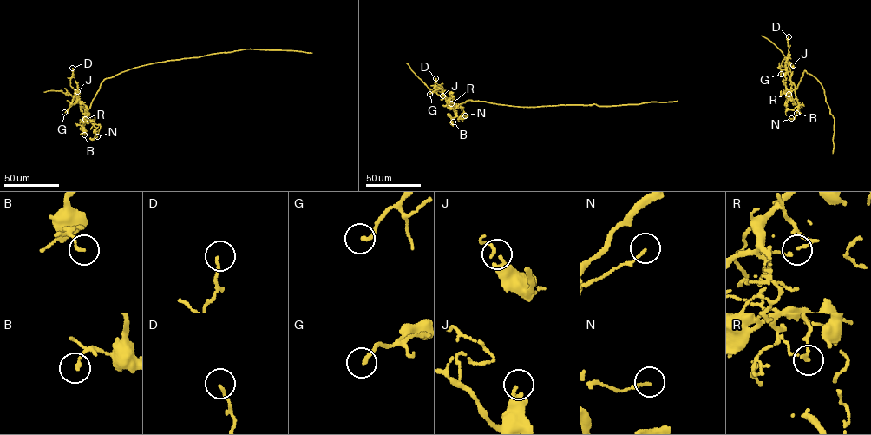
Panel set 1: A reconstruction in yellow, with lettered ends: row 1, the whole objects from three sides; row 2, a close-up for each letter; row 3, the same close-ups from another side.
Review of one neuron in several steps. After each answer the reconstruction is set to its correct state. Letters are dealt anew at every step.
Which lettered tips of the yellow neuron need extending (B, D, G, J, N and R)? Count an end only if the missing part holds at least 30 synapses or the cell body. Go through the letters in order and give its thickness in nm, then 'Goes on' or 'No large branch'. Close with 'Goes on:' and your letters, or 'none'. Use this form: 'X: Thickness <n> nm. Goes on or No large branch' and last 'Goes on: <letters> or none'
B: Thickness 120 nm. No large branch
D: Thickness 110 nm. No large branch
G: Thickness 160 nm. No large branch
J: Thickness 340 nm. No large branch
N: Thickness 100 nm. No large branch
R: Thickness 120 nm. No large branch
Goes on: none

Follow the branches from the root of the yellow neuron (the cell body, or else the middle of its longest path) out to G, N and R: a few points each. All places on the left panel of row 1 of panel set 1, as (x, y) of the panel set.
G: (151, 63), (106, 78), (88, 109), (77, 99), (64, 112)
N: (151, 63), (121, 72), (101, 82), (87, 110), (89, 121), (100, 125), (98, 133), (92, 139), (97, 136)
R: (151, 63), (106, 78), (86, 111), (85, 119)

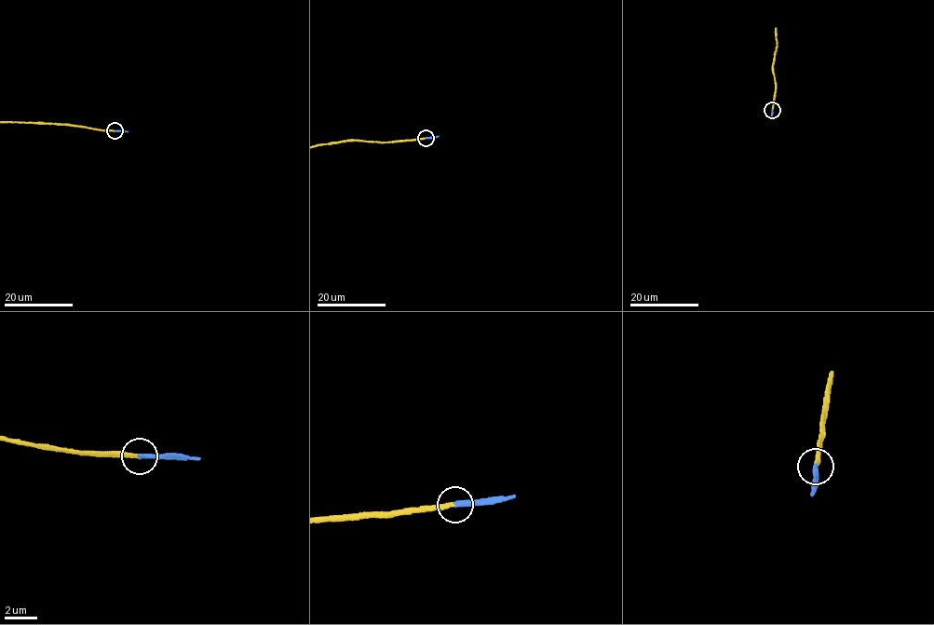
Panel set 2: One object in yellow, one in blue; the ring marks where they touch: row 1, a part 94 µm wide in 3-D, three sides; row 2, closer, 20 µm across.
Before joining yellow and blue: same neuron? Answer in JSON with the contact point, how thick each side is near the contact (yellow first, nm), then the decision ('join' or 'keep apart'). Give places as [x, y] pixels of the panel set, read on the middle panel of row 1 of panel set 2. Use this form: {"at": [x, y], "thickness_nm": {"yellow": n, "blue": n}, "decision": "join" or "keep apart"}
{"at": [426, 138], "thickness_nm": {"yellow": 240, "blue": 280}, "decision": "join"}

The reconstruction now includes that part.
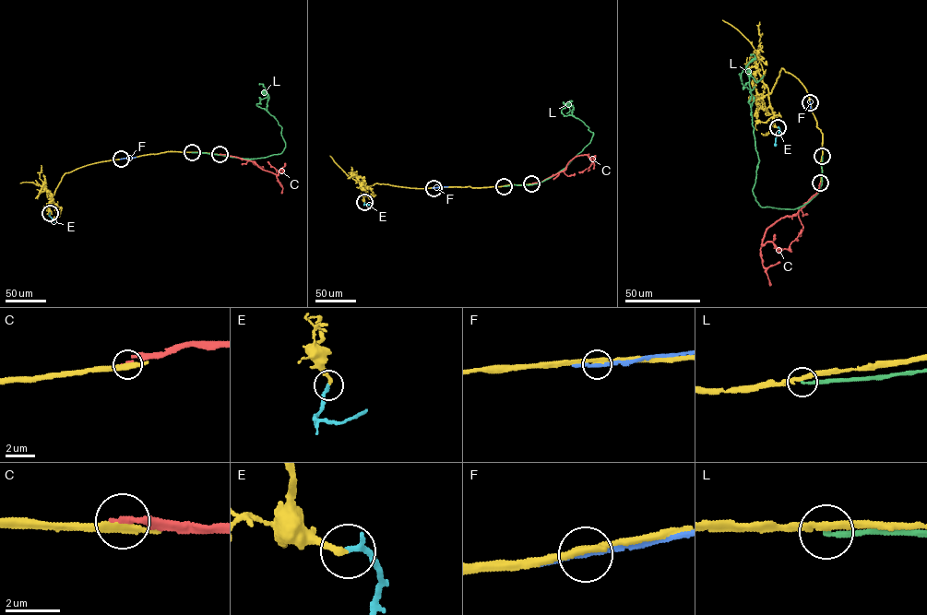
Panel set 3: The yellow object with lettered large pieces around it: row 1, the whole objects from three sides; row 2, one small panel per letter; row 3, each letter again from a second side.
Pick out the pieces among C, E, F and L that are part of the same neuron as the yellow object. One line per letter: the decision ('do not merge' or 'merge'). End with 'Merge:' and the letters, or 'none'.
C: do not merge
E: merge
F: do not merge
L: do not merge
Merge: E

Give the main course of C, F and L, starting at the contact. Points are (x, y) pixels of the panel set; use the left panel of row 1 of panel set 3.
C: (219, 154), (252, 160), (278, 174), (280, 170), (267, 161)
F: (121, 159), (136, 157)
L: (192, 152), (251, 159), (281, 153), (285, 145), (281, 126), (256, 105), (268, 94), (261, 91)

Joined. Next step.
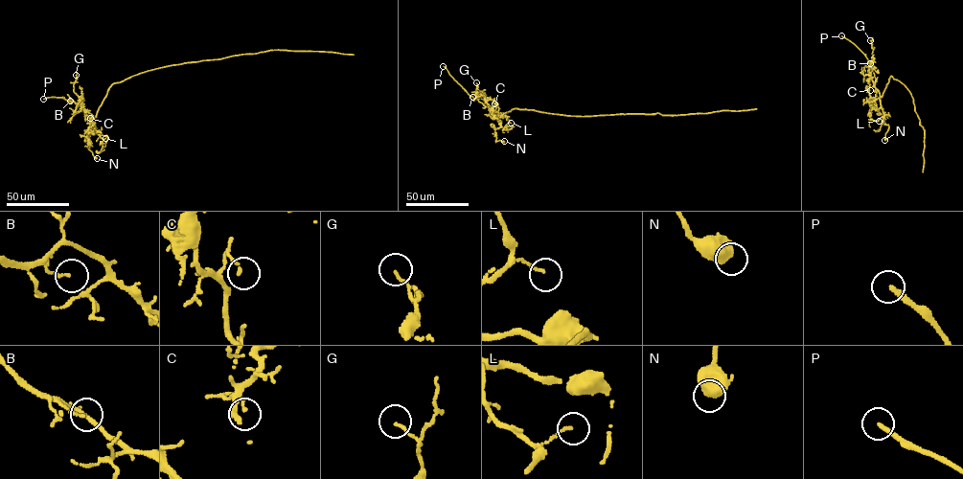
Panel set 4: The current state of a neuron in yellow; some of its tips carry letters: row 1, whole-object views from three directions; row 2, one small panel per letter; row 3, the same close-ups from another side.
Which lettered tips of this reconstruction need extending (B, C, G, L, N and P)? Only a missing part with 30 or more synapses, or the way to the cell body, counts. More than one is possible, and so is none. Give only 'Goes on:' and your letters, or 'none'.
Goes on: P

